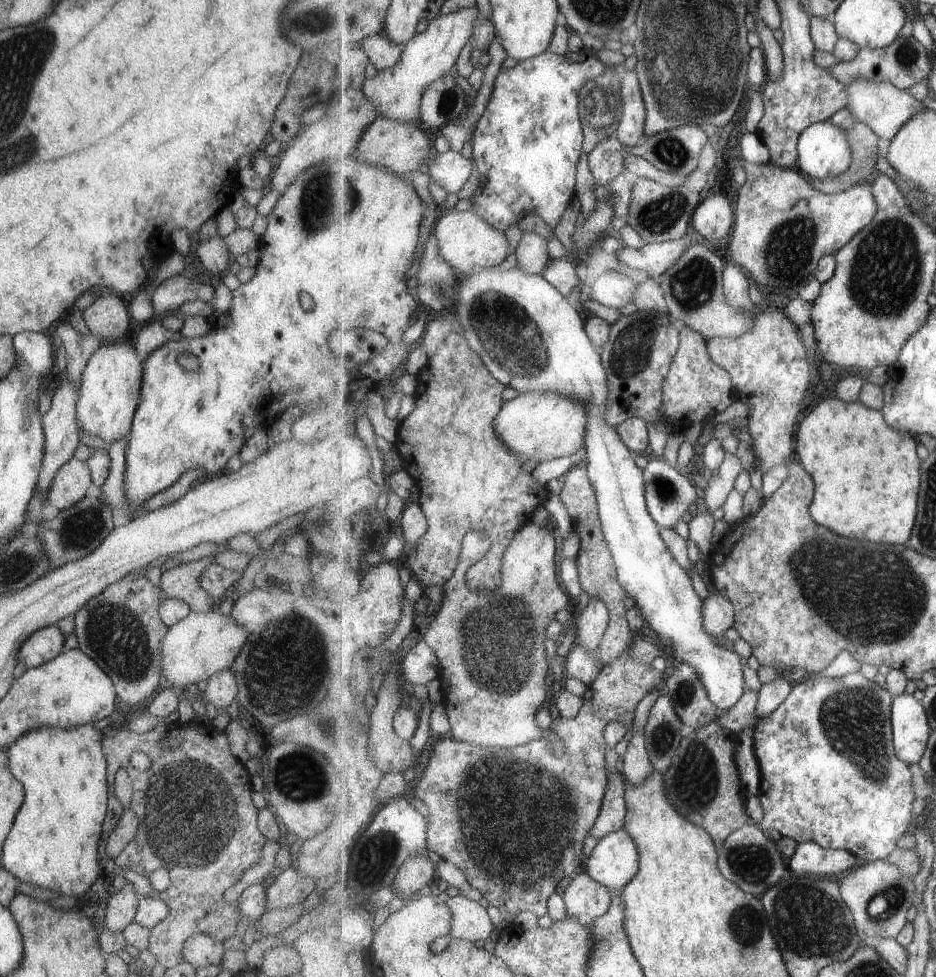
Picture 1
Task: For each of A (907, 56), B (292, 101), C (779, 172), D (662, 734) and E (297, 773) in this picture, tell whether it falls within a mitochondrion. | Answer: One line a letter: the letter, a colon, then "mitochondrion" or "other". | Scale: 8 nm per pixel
A: mitochondrion
B: other
C: other
D: mitochondrion
E: mitochondrion

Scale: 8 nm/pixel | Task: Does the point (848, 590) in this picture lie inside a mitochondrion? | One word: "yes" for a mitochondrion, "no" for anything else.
yes

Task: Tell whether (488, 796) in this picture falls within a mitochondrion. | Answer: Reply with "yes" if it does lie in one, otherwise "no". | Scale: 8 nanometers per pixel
yes

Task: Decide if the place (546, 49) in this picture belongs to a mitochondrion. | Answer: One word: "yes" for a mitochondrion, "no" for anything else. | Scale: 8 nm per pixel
no

